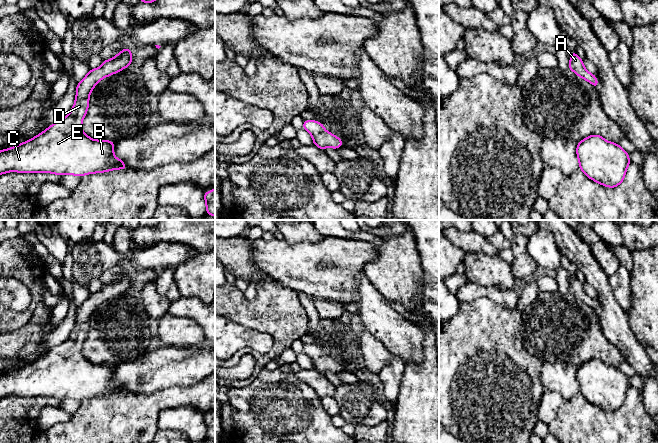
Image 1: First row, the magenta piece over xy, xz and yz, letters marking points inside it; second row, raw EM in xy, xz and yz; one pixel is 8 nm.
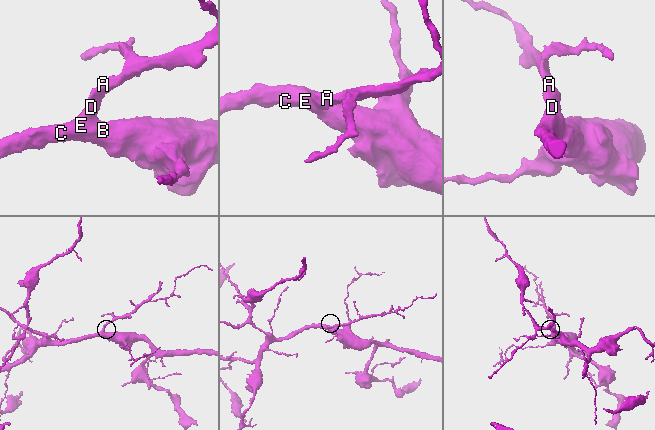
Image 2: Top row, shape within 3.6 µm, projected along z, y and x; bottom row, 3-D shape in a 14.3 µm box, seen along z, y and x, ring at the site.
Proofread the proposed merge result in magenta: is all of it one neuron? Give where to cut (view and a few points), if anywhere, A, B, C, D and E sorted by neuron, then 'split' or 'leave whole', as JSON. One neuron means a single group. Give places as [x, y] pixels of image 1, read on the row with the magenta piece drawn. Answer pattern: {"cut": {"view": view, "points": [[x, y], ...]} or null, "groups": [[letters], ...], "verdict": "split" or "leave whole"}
{"cut": null, "groups": [["A", "B", "C", "D", "E"]], "verdict": "leave whole"}

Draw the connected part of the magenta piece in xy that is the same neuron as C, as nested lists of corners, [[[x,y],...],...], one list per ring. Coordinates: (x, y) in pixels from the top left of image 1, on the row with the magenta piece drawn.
[[[128,46],[114,58],[104,60],[100,68],[91,69],[76,86],[74,105],[65,118],[52,124],[32,139],[0,151],[0,175],[14,171],[19,173],[53,173],[60,176],[71,174],[82,177],[87,174],[127,169],[128,167],[121,159],[114,157],[115,141],[90,138],[82,130],[82,121],[88,111],[90,93],[95,85],[103,78],[125,69],[131,63],[132,53]]]

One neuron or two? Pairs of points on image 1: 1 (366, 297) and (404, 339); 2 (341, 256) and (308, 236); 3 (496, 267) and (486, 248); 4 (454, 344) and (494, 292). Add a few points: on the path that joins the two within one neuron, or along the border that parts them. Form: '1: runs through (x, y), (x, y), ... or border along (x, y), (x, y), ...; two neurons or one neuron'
1: runs through (373, 307), (394, 329); one neuron
2: border along (325, 237), (315, 242), (298, 242), (294, 244); two neurons
3: border along (466, 251), (498, 255); two neurons
4: border along (467, 301), (488, 297), (505, 306), (512, 307); two neurons

